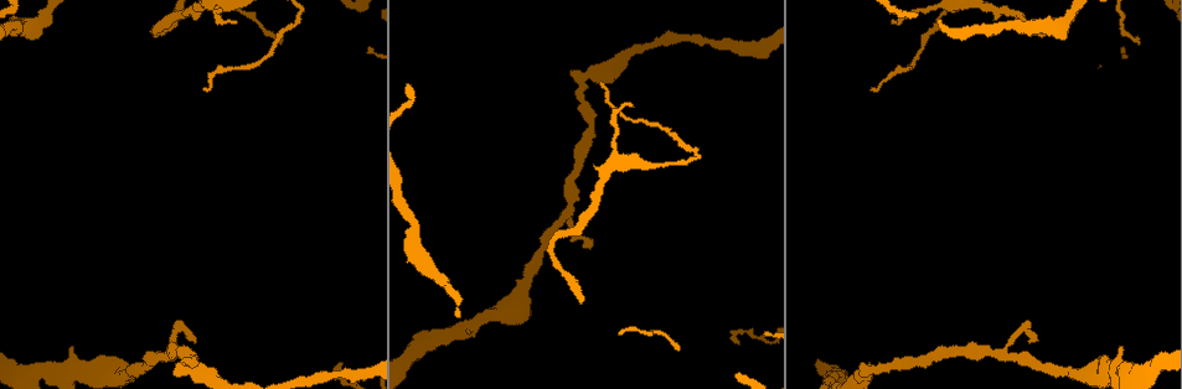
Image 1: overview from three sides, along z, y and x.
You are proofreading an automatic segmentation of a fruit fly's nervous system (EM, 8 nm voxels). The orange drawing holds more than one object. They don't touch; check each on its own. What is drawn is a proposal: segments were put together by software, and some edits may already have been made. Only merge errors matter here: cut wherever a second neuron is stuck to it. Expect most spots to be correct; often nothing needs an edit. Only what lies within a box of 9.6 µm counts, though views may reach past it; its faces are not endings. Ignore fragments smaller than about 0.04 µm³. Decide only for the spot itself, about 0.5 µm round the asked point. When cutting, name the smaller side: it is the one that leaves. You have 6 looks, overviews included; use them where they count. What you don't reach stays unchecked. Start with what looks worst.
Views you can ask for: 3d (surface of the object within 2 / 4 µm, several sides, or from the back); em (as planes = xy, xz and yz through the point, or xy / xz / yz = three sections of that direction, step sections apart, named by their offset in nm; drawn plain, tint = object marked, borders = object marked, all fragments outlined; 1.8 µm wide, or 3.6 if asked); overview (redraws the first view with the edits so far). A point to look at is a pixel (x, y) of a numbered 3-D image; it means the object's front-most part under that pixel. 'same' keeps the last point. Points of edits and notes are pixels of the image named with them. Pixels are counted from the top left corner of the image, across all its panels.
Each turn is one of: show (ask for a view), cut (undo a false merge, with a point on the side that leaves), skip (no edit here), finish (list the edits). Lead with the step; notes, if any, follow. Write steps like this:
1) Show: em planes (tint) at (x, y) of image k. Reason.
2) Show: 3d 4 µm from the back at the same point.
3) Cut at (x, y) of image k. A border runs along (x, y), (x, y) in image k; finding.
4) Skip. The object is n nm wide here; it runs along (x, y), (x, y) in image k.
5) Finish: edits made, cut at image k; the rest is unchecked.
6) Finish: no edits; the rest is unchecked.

Show: em xz step 4 (tint) at (583, 82) of image 1. Sharp bend.

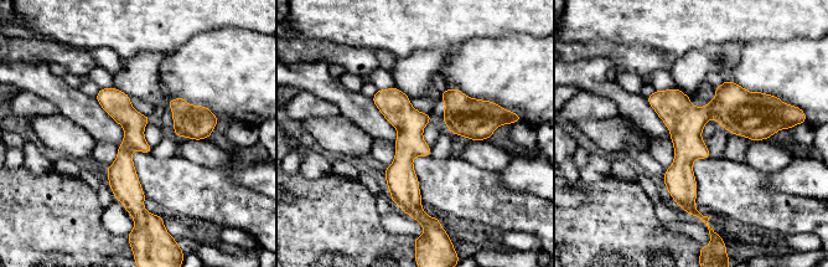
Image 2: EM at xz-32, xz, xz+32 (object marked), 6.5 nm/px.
Show: em planes (tint) at the same point. Cut it another way.

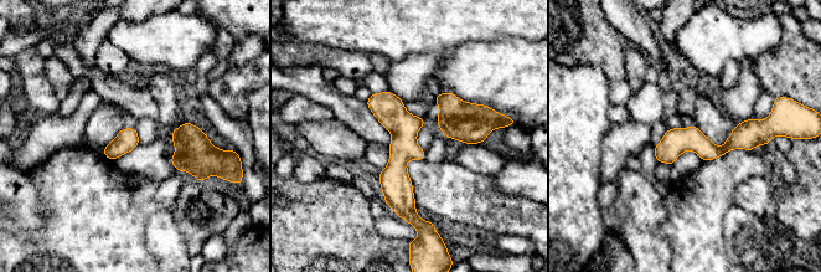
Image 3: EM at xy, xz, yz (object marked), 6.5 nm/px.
Skip. It runs along (375, 96), (398, 122), (403, 213) in image 3; all the same neuron.

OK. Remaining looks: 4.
Show: 3d 4 µm from the back at (157, 29) of image 1. Sharp bend.

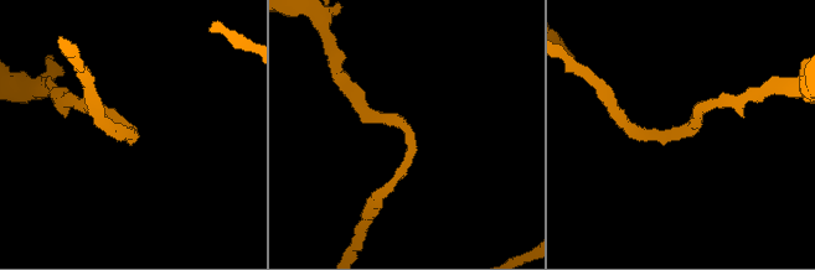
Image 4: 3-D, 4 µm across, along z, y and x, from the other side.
Show: em planes (borders) at (674, 132) of image 4.

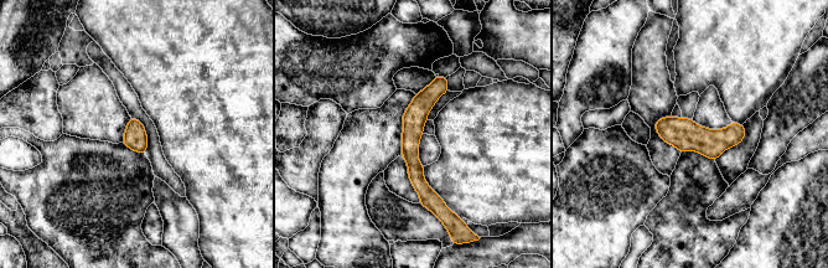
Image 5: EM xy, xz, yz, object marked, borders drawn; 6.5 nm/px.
Skip. It runs along (441, 78), (412, 132), (431, 204) in image 5; one neuron here.

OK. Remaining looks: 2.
Show: em planes (tint) at (471, 328) of image 1. Abrupt turn.

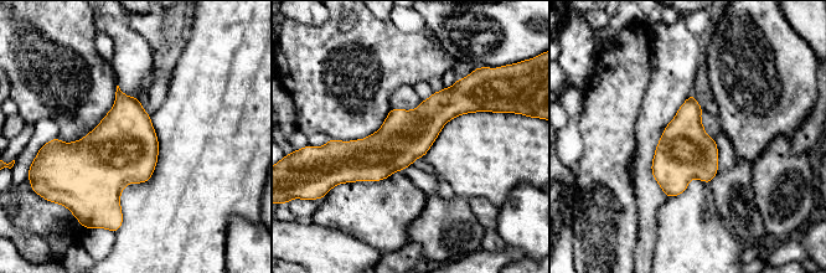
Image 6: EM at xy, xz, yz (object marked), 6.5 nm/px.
Skip. It runs along (478, 108), (336, 145) in image 6; one neuron here.

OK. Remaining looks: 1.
Finish: no edits; the rest is unchecked.

